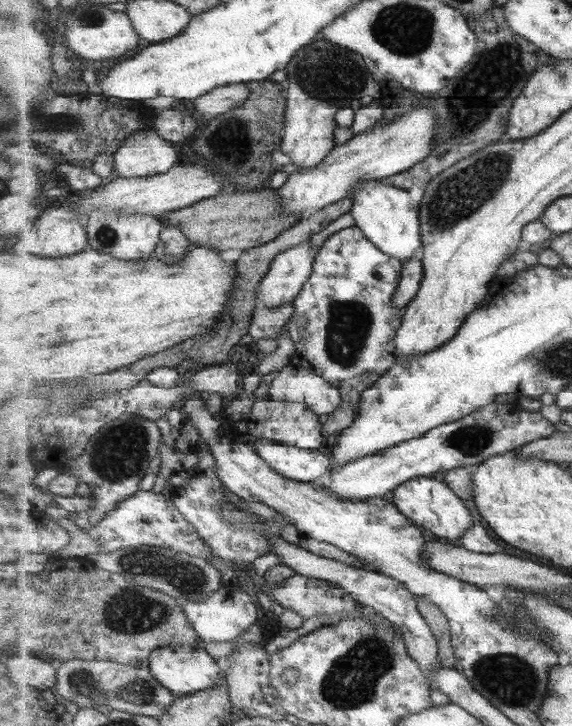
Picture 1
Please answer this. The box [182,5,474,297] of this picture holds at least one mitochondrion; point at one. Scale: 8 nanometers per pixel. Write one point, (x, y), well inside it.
(320, 75)

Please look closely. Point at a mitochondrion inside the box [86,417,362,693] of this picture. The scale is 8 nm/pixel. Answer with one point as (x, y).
(185, 576)

